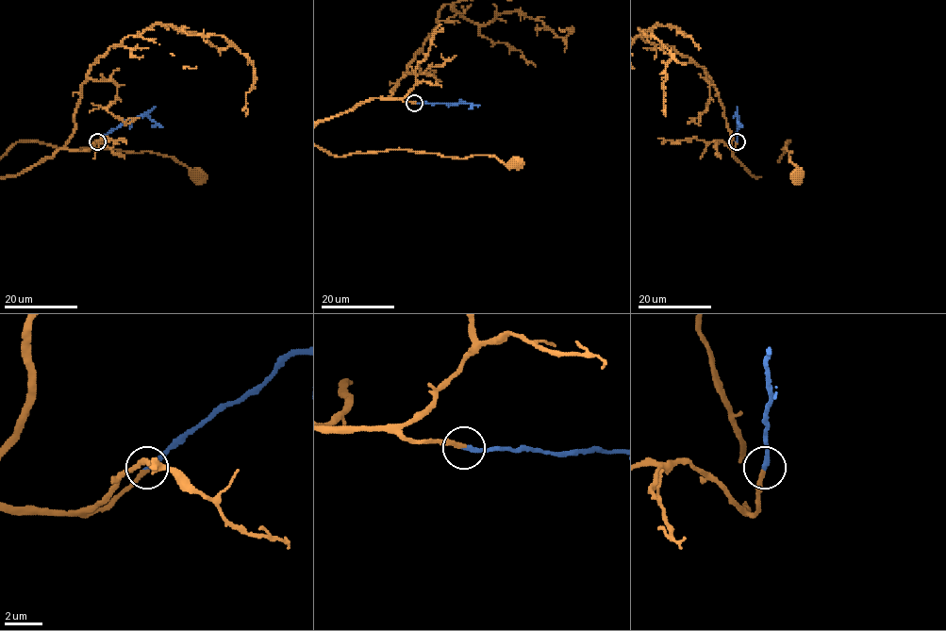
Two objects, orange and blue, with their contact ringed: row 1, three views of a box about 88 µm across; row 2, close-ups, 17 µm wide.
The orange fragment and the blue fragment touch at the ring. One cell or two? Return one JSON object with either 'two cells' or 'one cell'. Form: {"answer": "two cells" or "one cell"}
{"answer": "one cell"}

